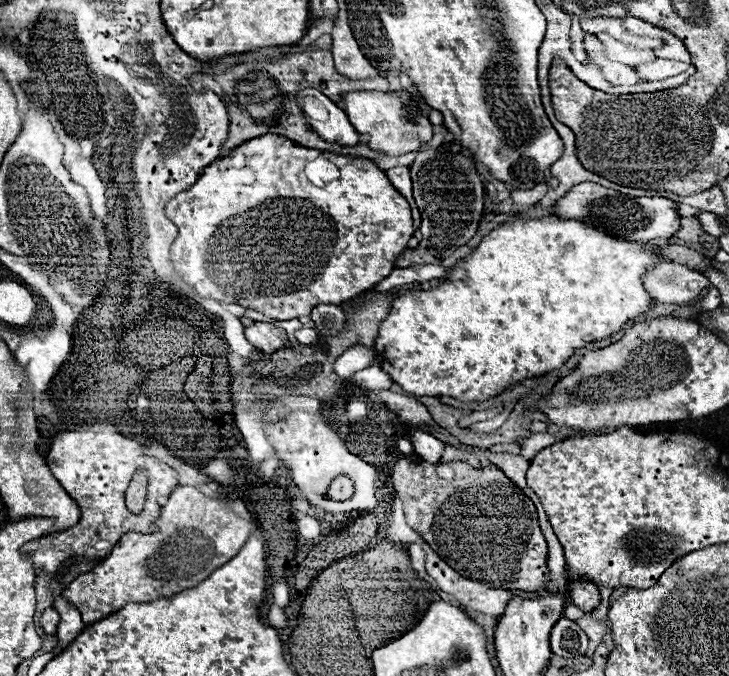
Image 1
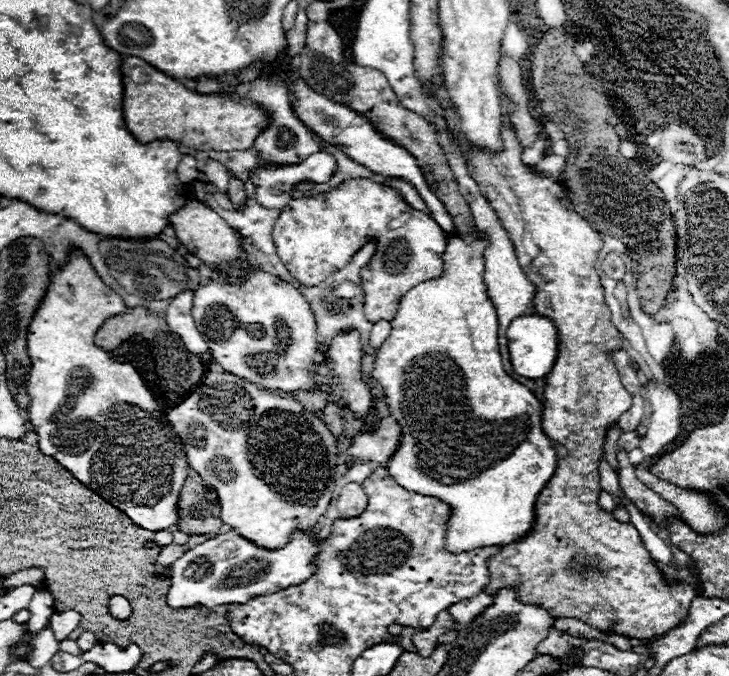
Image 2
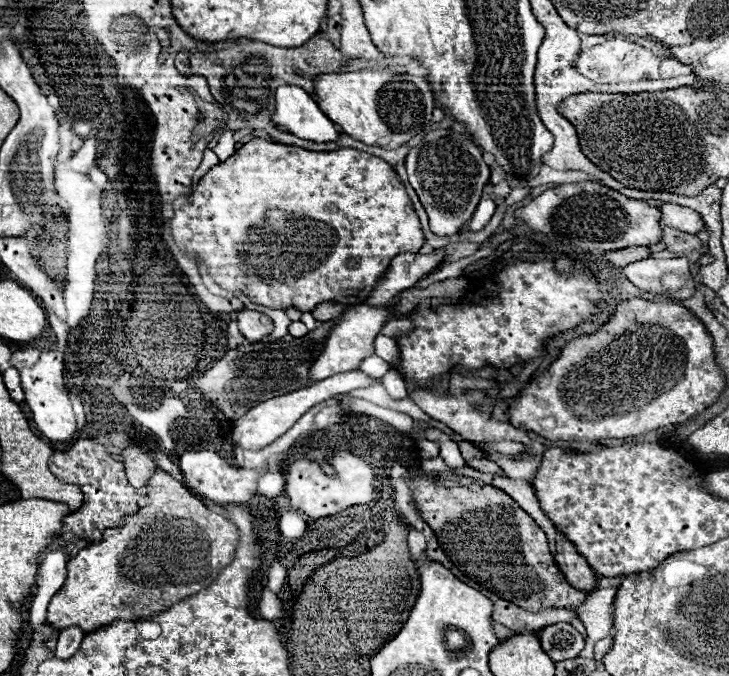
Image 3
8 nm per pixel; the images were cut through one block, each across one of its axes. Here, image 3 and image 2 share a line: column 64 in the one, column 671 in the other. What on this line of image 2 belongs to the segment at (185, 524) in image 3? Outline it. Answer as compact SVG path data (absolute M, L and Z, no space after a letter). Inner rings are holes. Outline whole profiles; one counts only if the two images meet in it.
M500 94L500 104L506 118L506 124L502 126L504 152L488 154L480 150L468 150L468 168L474 180L480 184L482 194L490 200L490 204L494 204L502 226L510 234L522 270L526 270L526 276L534 282L534 286L538 286L534 298L536 312L554 320L560 334L558 358L552 372L544 378L546 390L542 414L542 430L550 442L554 442L558 470L546 484L546 490L538 494L538 506L534 506L536 522L530 534L518 542L506 544L494 558L488 560L490 582L484 592L494 596L500 588L516 588L518 600L522 604L542 606L554 618L578 618L588 626L604 632L612 630L614 634L628 638L650 640L678 626L680 620L688 614L690 602L698 596L698 592L688 582L668 582L644 548L638 530L630 522L618 522L612 512L604 512L598 506L598 494L602 488L596 470L602 458L606 432L632 406L632 396L622 386L616 366L606 358L606 352L620 350L620 332L610 322L610 310L604 302L604 288L600 284L598 272L594 270L594 262L602 250L602 238L580 214L574 212L560 182L554 182L550 176L534 176L528 166L522 164L522 146L508 124L510 102L504 98L504 94ZM612 622L624 622L624 628L610 628Z

